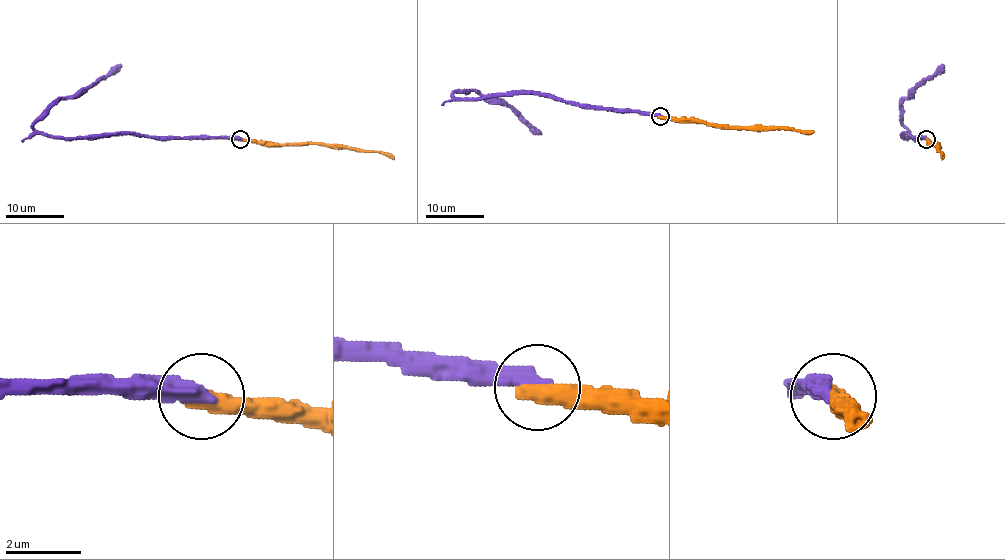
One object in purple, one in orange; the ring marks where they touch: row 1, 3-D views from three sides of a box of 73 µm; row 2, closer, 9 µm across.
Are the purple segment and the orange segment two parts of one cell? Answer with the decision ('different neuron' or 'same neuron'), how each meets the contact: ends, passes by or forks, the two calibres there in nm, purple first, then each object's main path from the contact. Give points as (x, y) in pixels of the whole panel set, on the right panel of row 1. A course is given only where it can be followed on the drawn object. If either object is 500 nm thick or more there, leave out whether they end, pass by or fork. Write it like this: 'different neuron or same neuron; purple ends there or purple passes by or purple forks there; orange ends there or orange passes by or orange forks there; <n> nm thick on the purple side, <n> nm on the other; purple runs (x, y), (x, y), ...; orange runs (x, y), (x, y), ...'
same neuron; 440 nm thick on the purple side, 550 nm on the other; purple runs (925, 139), (903, 135), (906, 138), (908, 135), (902, 124), (900, 104), (944, 66); orange runs (927, 139), (935, 143), (941, 160)

